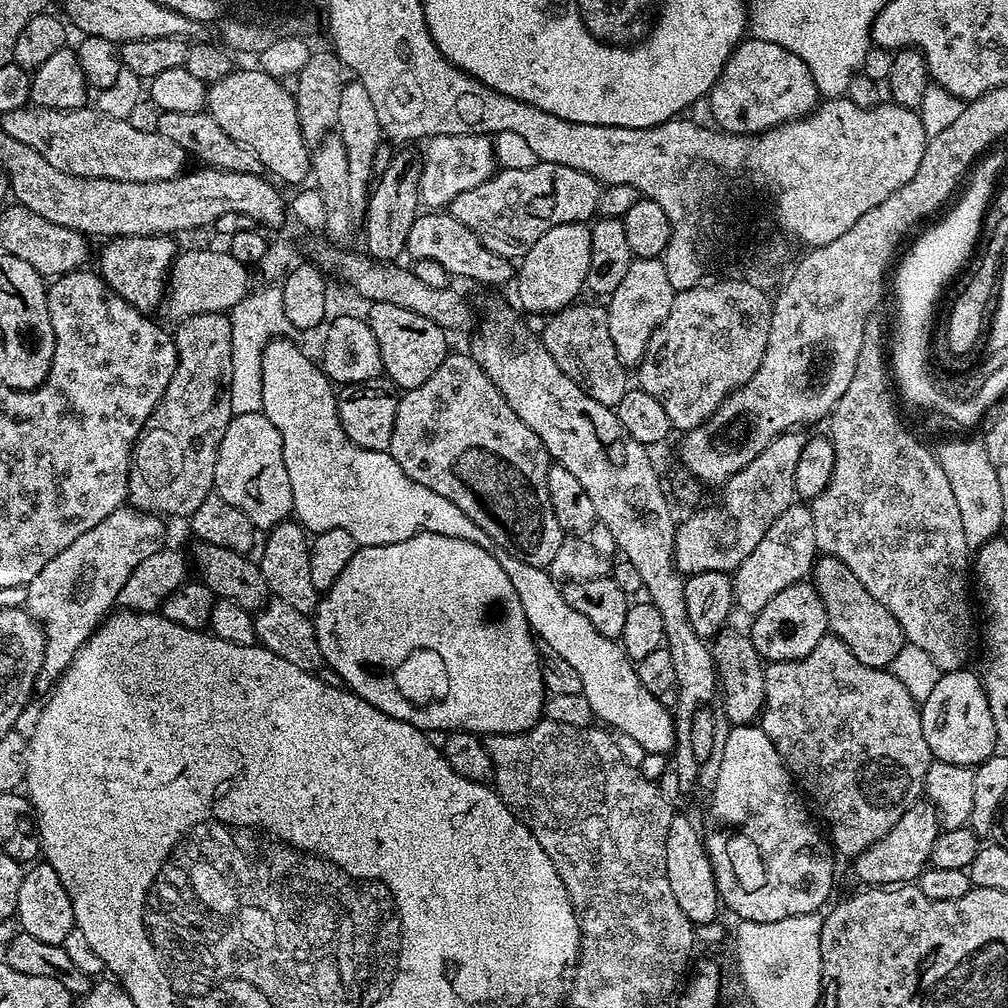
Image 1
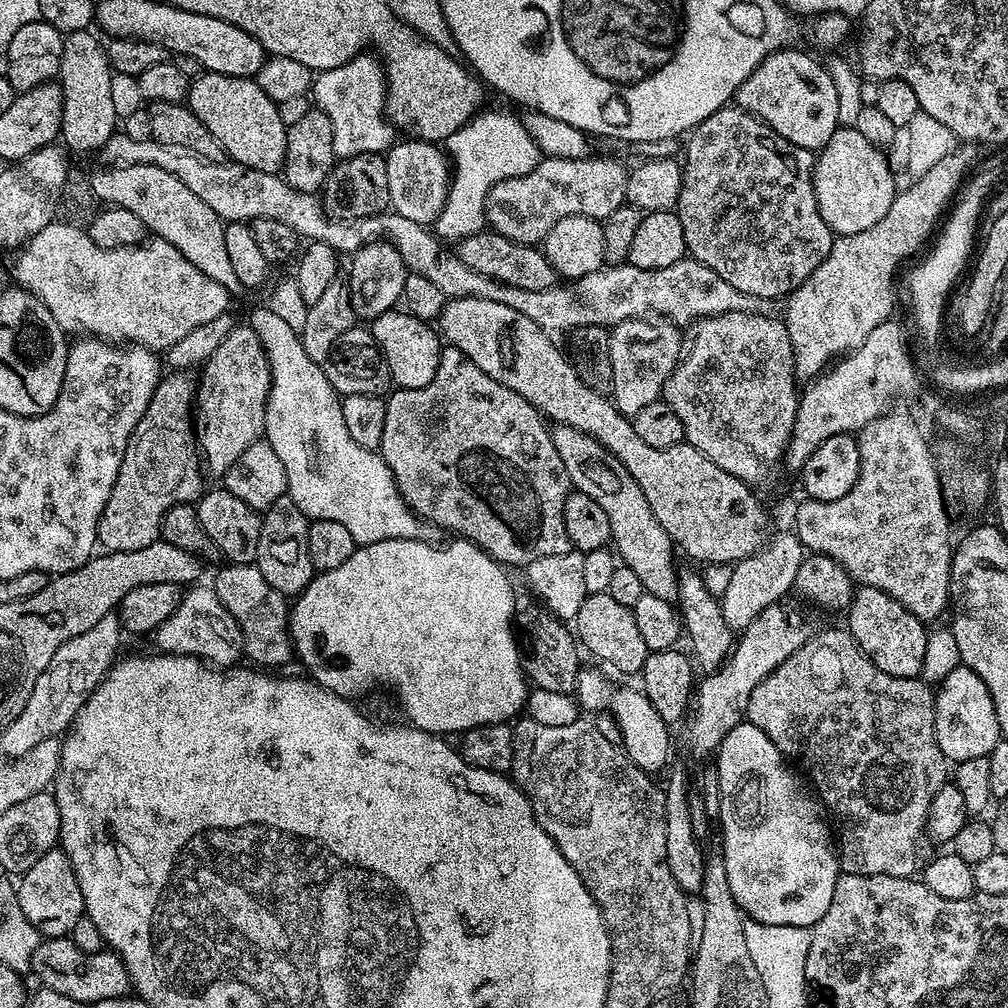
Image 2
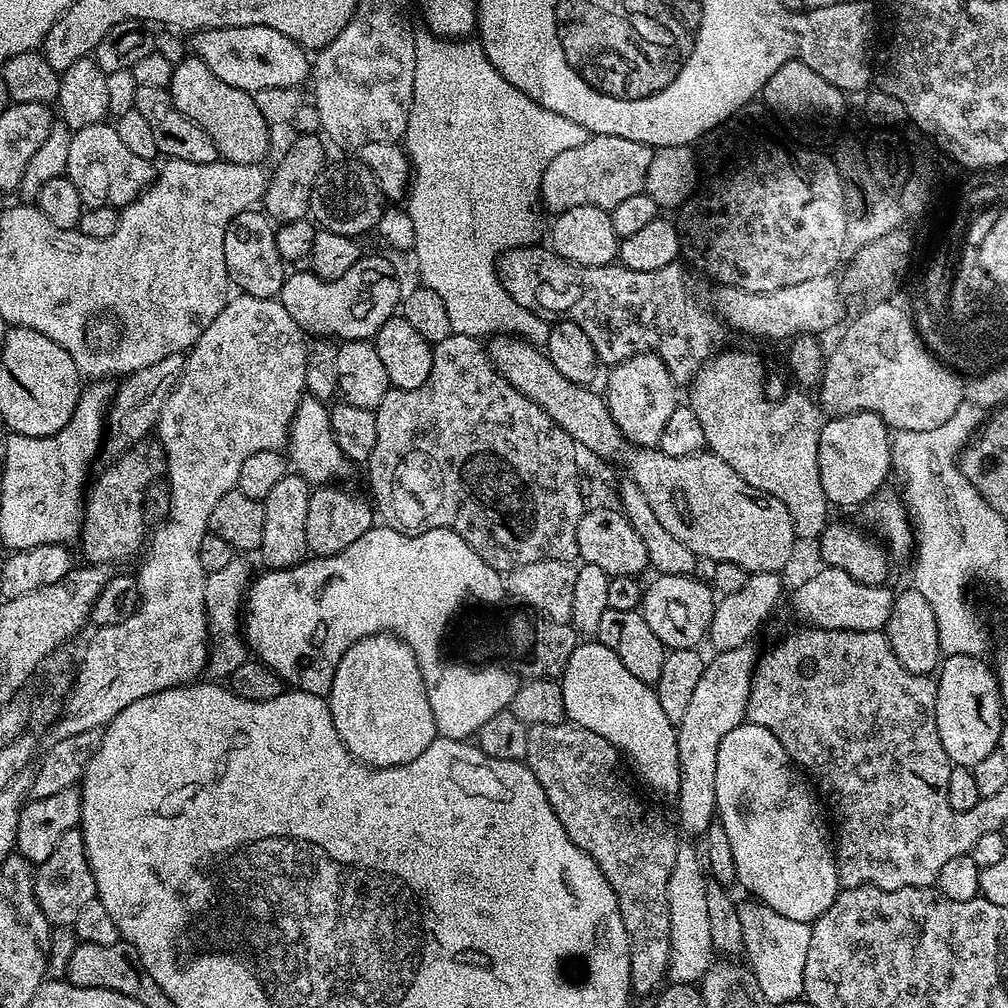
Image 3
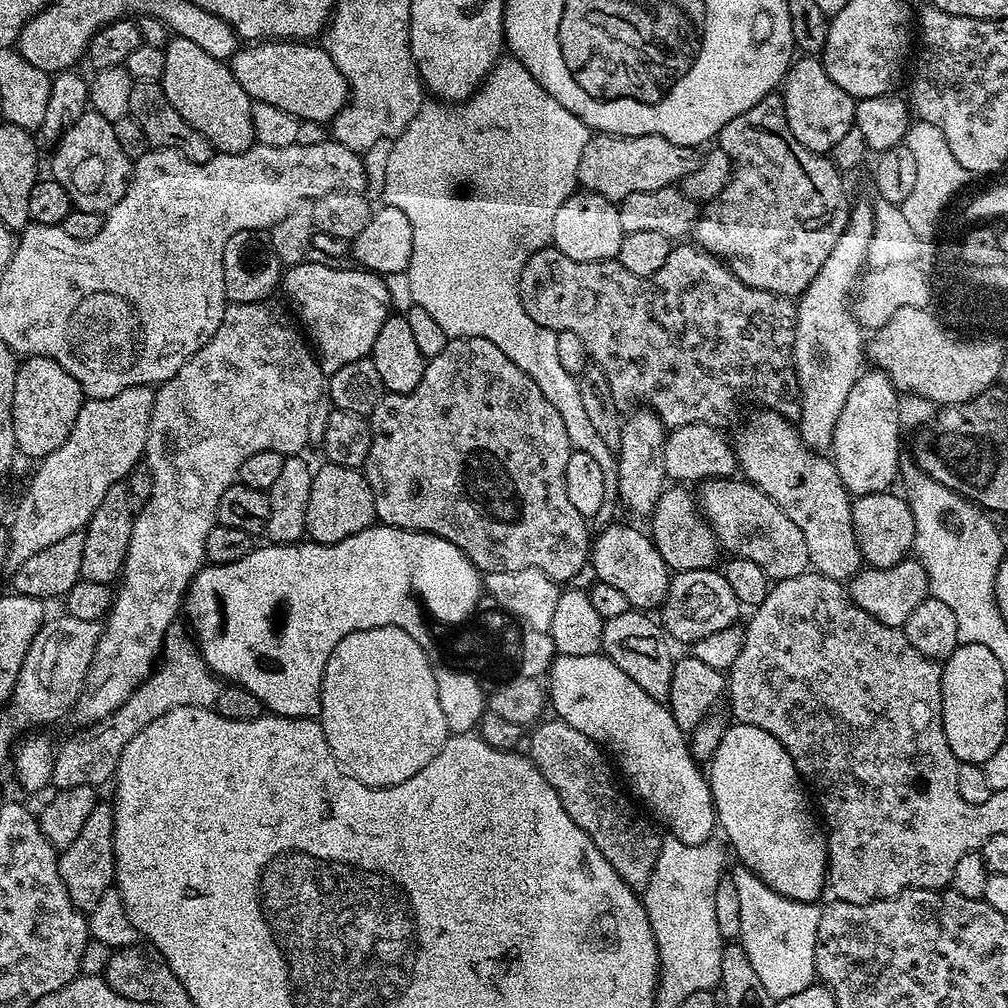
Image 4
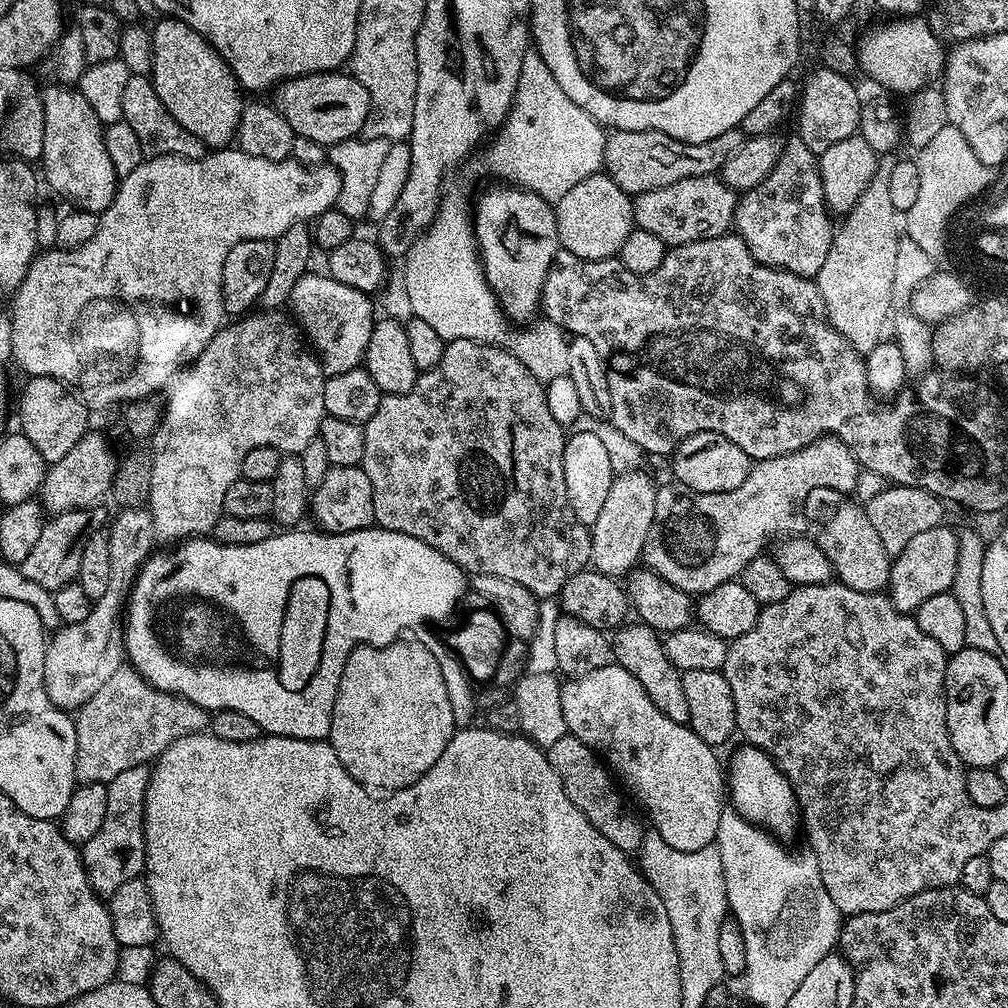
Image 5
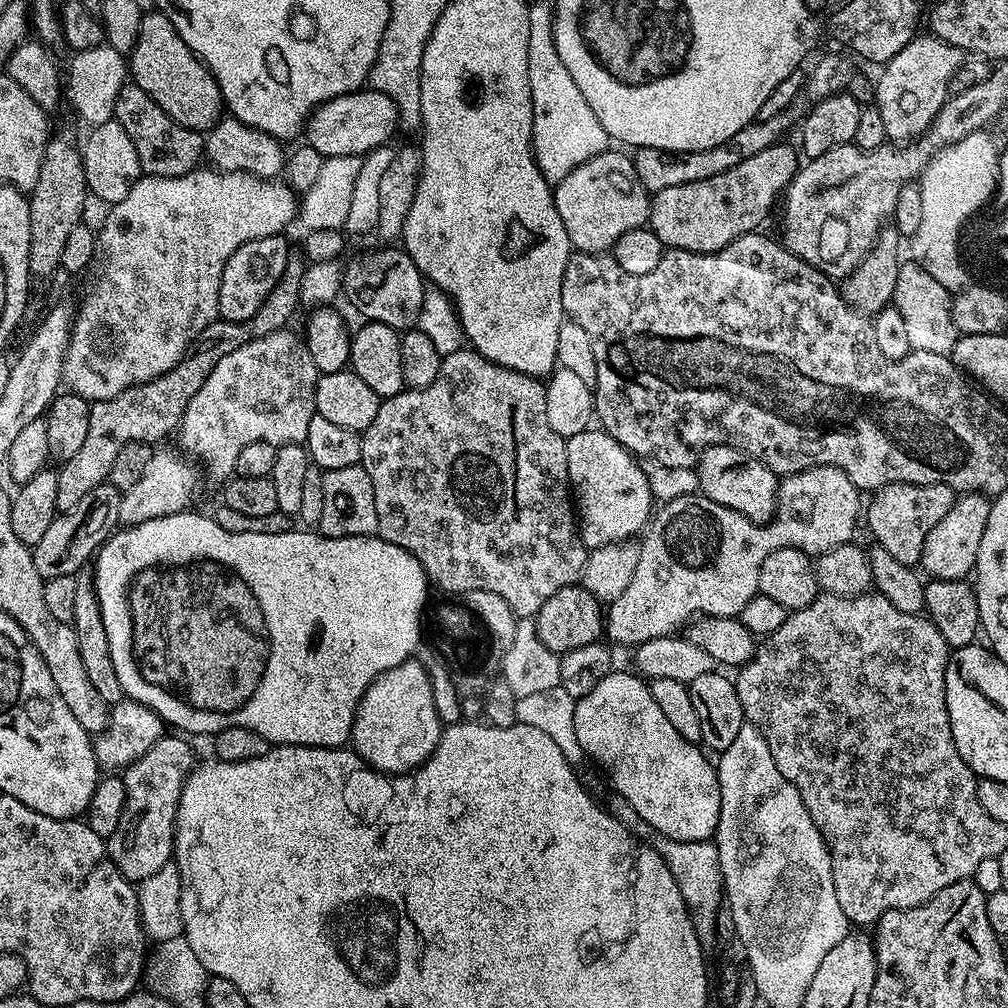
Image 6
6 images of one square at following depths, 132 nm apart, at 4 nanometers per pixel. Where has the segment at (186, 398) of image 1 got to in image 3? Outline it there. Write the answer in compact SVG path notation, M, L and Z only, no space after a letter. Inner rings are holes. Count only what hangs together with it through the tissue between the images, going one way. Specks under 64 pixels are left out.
M145 438L132 445L132 447L121 453L113 462L110 468L106 469L100 477L91 485L86 496L84 505L84 527L80 529L78 547L84 551L85 561L88 564L99 564L101 566L113 566L119 560L132 556L136 551L141 551L146 540L146 525L144 523L144 491L148 489L155 480L161 479L166 472L166 457L164 448L160 445L159 439Z

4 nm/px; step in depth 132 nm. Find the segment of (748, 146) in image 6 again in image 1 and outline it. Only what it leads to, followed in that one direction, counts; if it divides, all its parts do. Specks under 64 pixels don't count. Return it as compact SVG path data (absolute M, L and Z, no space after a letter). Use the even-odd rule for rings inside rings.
M537 162L533 168L526 170L505 168L497 171L489 180L482 182L482 186L474 186L474 190L462 190L462 194L458 194L452 203L447 205L446 210L454 218L458 218L462 226L474 230L482 244L494 250L494 254L502 254L507 260L515 261L517 258L523 258L530 246L534 246L534 242L538 242L538 238L546 234L546 230L554 230L554 226L563 224L583 224L591 221L600 207L601 191L601 185L582 170L570 170L570 166Z

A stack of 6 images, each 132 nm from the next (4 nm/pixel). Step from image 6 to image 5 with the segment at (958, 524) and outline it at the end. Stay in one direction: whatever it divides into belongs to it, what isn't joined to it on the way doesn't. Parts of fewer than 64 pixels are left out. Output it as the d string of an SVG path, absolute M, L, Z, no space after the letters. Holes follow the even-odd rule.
M948 526L931 528L923 534L917 534L892 561L892 578L890 581L890 599L899 612L915 613L926 598L942 594L951 589L958 570L959 535L951 532Z

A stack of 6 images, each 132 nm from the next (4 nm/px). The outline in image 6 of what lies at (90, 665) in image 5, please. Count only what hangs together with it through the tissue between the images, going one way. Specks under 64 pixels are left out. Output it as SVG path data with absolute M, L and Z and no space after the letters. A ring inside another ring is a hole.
M160 446L153 451L142 478L138 478L137 484L130 486L130 490L121 495L118 508L121 525L131 526L154 518L178 514L191 505L188 503L191 502L192 495L200 484L200 476L196 473L197 465L183 451L175 447L174 449L164 447L168 446Z

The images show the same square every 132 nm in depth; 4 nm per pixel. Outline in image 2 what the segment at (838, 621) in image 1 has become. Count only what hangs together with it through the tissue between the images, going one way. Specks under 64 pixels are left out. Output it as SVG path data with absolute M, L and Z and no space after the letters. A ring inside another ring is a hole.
M857 587L852 594L852 602L846 609L848 621L846 627L849 634L858 642L864 656L878 670L890 674L894 678L917 679L922 670L922 658L926 658L926 642L929 629L925 621L919 620L902 602L890 598L877 588Z

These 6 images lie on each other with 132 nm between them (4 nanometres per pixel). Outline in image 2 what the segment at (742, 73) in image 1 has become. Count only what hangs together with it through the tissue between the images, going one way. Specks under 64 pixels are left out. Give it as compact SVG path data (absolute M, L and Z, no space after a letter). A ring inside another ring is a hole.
M795 47L771 52L760 65L738 86L734 97L735 107L754 114L766 122L782 138L794 142L794 146L819 150L830 142L836 132L838 118L838 90L834 90L832 76L823 63L819 64Z

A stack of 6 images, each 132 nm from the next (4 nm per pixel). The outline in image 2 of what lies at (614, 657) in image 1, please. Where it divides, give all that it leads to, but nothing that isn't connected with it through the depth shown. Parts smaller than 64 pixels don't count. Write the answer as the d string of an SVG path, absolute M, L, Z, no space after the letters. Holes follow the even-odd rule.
M271 307L256 308L252 312L250 327L258 334L264 353L272 364L272 385L268 395L264 436L266 443L278 454L286 470L288 495L302 510L309 521L329 520L346 526L354 534L357 545L373 544L383 540L427 540L436 542L441 539L441 529L428 520L416 515L412 507L402 498L394 482L390 466L380 457L379 451L358 446L346 430L346 422L340 413L340 393L328 381L327 371L306 354L300 341L299 331L291 328L290 323L280 318Z

